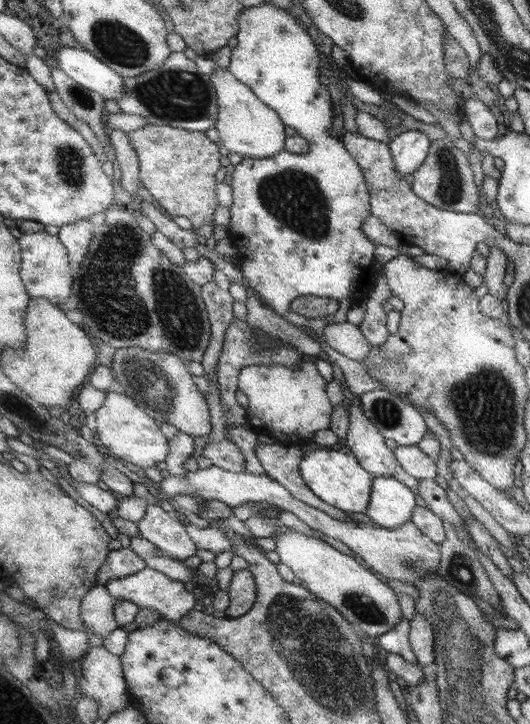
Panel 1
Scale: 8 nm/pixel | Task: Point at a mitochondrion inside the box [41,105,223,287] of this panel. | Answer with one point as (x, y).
(71, 162)

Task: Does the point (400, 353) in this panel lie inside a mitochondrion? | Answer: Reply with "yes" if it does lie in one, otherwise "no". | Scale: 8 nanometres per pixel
no

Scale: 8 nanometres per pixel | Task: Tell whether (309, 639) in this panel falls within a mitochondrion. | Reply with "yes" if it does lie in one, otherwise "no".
yes

